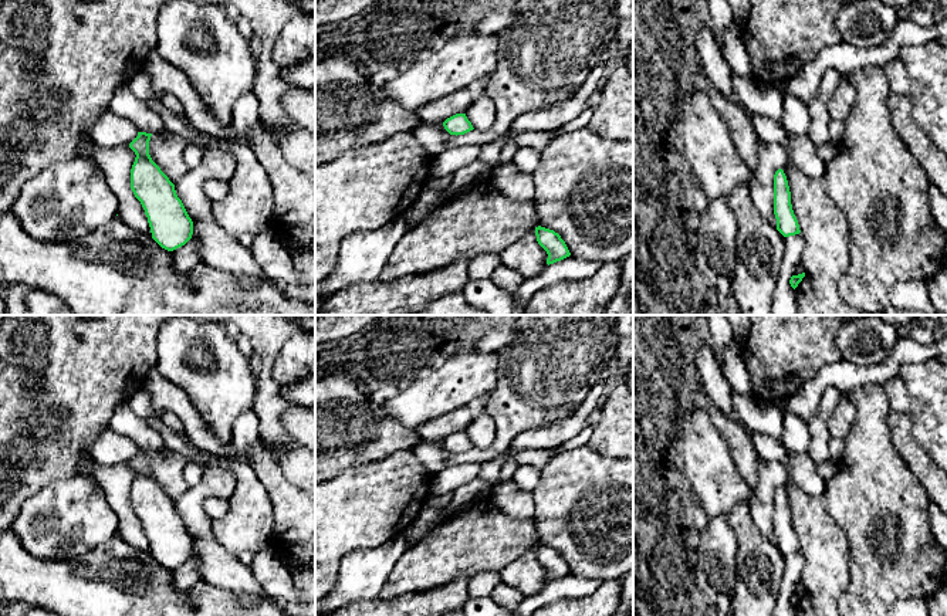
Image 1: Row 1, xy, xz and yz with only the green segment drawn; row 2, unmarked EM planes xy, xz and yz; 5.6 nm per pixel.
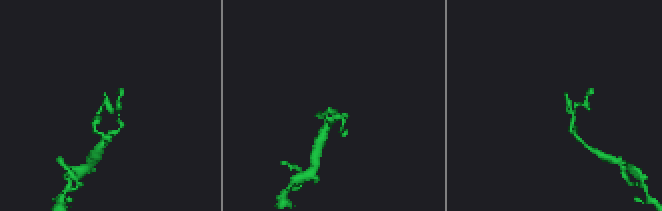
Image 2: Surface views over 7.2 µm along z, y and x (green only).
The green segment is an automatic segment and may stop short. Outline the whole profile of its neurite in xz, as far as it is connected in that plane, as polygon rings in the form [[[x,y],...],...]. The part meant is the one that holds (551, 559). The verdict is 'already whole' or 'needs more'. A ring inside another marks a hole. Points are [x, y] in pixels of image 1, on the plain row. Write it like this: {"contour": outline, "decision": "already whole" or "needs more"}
{"contour": [[[535,545],[538,562],[547,569],[548,585],[532,596],[525,596],[513,616],[532,616],[540,607],[559,599],[579,599],[591,596],[602,583],[601,579],[585,579],[571,573],[558,551],[545,545]]], "decision": "needs more"}

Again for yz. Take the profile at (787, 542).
{"contour": [[[778,487],[774,493],[774,532],[777,537],[777,548],[784,555],[801,551],[791,522],[788,498],[782,487]]], "decision": "already whole"}

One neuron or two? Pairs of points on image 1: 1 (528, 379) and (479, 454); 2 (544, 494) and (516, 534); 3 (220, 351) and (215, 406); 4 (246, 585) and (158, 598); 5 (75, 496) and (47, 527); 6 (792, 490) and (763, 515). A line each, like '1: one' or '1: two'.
1: one
2: two
3: one
4: two
5: one
6: two

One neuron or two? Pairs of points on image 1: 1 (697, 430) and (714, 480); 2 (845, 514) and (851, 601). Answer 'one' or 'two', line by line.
1: one
2: one

